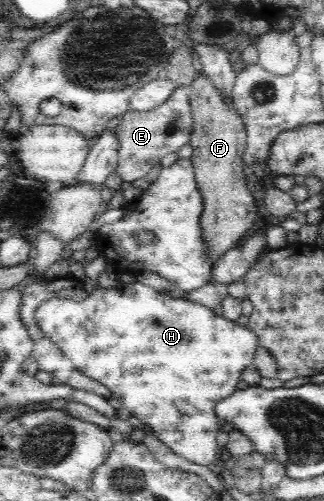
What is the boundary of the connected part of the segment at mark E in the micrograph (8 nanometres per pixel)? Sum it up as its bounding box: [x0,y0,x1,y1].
[116,86,192,182]

